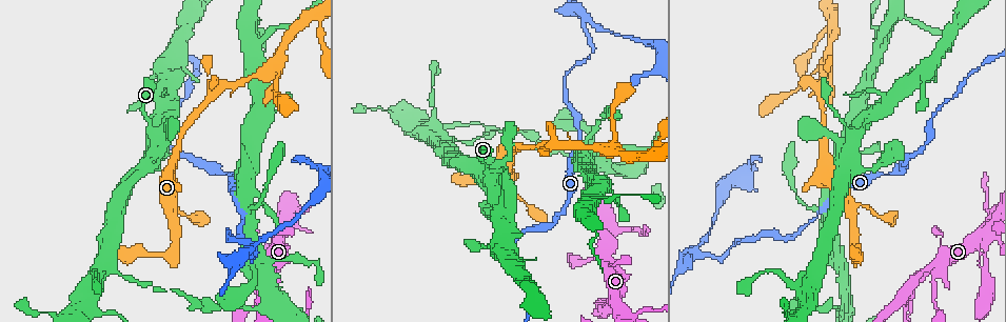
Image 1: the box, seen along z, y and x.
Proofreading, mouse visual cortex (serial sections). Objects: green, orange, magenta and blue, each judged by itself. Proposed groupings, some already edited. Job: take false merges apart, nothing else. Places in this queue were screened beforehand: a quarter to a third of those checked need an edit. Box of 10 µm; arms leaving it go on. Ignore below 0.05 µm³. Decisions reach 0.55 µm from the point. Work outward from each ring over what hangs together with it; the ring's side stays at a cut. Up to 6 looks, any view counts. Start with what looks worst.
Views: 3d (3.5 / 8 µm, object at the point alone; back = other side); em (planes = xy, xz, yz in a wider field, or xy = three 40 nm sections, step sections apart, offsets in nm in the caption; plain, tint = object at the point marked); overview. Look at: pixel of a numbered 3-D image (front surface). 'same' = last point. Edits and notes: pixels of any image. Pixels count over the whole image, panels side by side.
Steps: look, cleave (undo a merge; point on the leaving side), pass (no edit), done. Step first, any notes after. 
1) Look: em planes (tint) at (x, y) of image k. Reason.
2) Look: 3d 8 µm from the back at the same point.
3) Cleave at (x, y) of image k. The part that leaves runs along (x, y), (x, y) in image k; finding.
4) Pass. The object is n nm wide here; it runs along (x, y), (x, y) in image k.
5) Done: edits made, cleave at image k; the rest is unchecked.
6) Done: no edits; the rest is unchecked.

Look: 3d 8 µm from the back at (247, 252) of image 1.

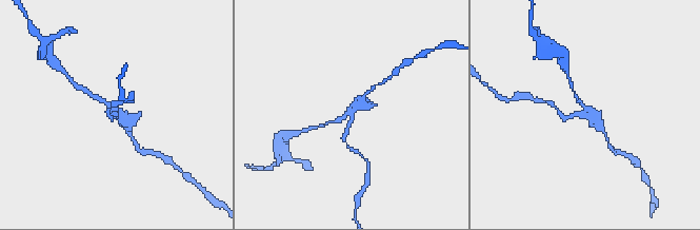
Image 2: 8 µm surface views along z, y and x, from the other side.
Look: 3d 3.5 µm at the same point.

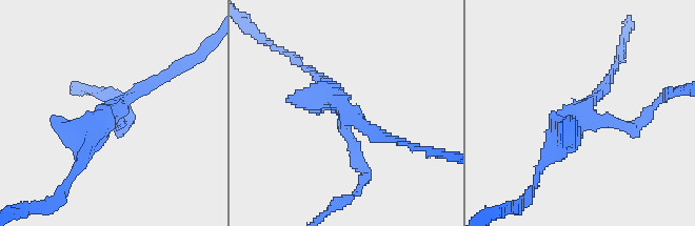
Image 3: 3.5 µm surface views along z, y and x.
Pass. It runs along (128, 118), (118, 127), (115, 110), (166, 76) in image 3; continuous, no second cell.

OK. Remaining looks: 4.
Look: 3d 3.5 µm at (933, 274) of image 1. Thick turns thin.

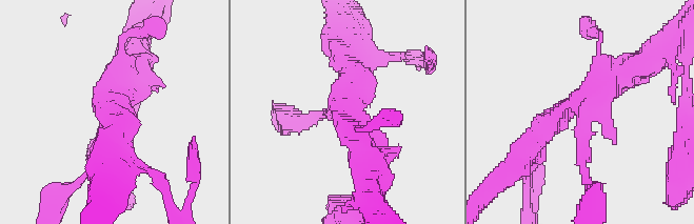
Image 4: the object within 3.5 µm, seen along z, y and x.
Look: em xy step 5 (tint) at (584, 118) of image 4. Now the EM.

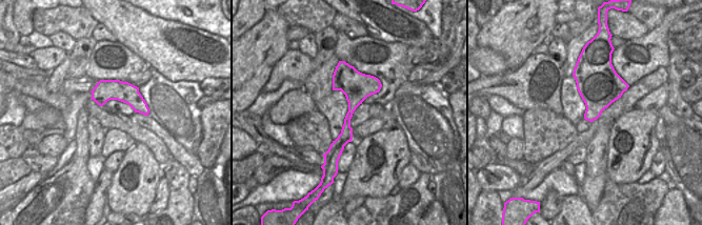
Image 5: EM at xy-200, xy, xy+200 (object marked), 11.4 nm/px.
Look: em xy step 2 (tint) at the same point.

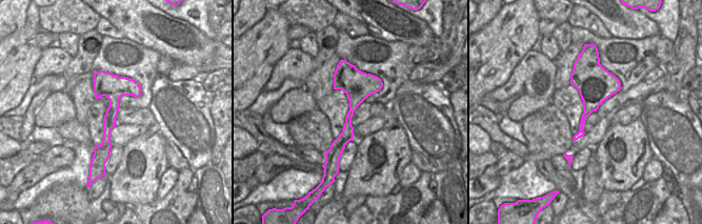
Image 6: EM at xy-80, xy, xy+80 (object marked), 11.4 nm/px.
Pass. The object is 220 nm wide here; it runs along (134, 68), (81, 178) in image 4; one cell here.

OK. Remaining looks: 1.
Done: no edits; the rest is unchecked.

